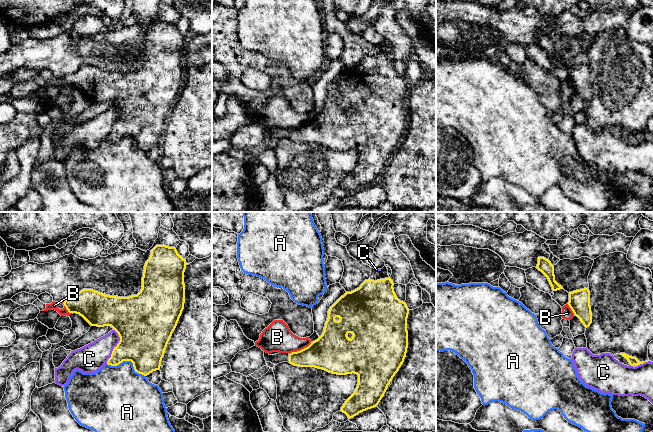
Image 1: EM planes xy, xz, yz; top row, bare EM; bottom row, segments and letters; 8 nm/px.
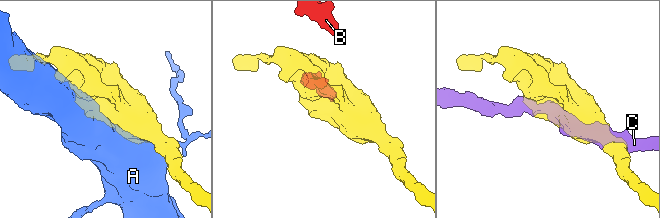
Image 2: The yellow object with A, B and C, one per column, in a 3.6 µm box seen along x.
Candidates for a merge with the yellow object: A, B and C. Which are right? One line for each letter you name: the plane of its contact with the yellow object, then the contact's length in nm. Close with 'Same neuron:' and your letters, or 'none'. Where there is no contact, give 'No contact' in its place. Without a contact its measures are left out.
Same neuron: none

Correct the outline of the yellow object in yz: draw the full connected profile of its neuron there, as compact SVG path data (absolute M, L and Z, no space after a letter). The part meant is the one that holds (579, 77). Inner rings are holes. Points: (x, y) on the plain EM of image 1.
M588 64L569 68L569 83L587 104L592 99L590 67Z

